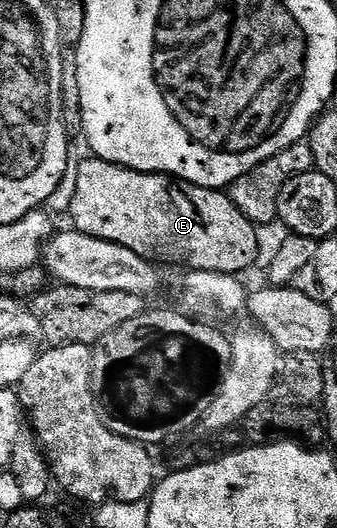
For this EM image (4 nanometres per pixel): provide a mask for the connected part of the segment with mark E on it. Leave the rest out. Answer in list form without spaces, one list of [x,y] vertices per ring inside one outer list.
[[[98,158],[90,159],[80,162],[73,177],[75,189],[69,217],[75,223],[72,224],[74,231],[113,242],[117,246],[125,246],[148,262],[156,260],[160,265],[180,264],[183,270],[193,272],[243,274],[247,267],[255,264],[256,225],[250,224],[245,214],[241,214],[241,210],[233,206],[226,191],[202,188],[188,180],[176,180],[166,174],[132,172],[129,168],[122,168],[120,164],[110,164]]]

